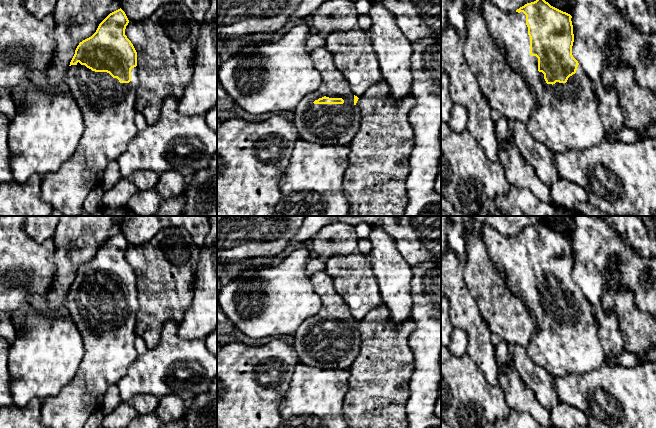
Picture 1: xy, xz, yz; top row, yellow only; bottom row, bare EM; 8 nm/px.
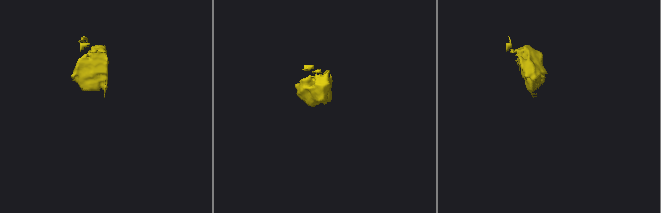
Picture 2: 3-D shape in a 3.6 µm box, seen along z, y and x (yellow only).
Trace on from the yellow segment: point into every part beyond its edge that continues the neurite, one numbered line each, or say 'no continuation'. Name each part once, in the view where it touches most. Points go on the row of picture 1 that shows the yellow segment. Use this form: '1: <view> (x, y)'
1: yz (567, 118)

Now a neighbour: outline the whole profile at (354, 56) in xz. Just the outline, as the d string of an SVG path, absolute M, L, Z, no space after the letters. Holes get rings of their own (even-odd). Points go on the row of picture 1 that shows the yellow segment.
M358 28L330 33L325 38L325 48L332 54L336 68L344 75L353 94L358 98L372 85L383 80L378 57L368 32Z

